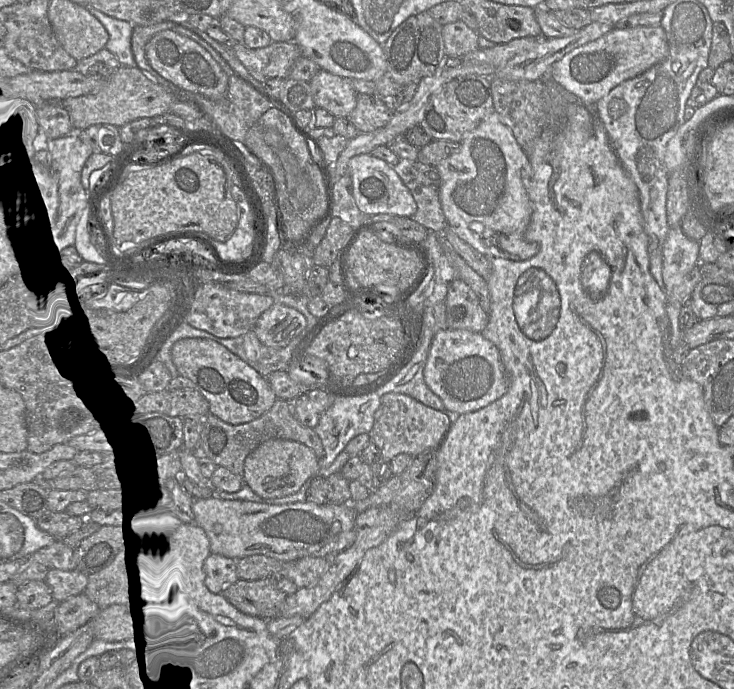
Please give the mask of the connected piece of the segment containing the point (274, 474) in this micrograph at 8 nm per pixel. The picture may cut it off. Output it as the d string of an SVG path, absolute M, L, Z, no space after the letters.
M271 438L260 443L244 460L243 483L263 499L287 496L297 492L305 482L318 474L318 458L302 443Z

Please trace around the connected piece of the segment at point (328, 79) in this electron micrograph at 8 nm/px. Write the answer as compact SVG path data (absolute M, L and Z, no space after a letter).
M321 69L312 77L309 84L316 108L323 108L335 117L348 117L356 106L358 93L348 78Z

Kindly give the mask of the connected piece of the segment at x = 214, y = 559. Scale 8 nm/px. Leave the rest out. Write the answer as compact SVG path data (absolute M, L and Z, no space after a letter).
M210 553L203 567L203 586L213 593L221 593L224 588L237 581L236 560Z

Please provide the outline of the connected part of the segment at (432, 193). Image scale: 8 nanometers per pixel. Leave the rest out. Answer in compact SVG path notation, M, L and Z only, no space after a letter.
M399 159L399 162L393 166L417 205L416 213L410 218L424 226L429 232L442 233L447 226L447 221L441 207L438 188L422 185L416 181L411 174L413 163Z

